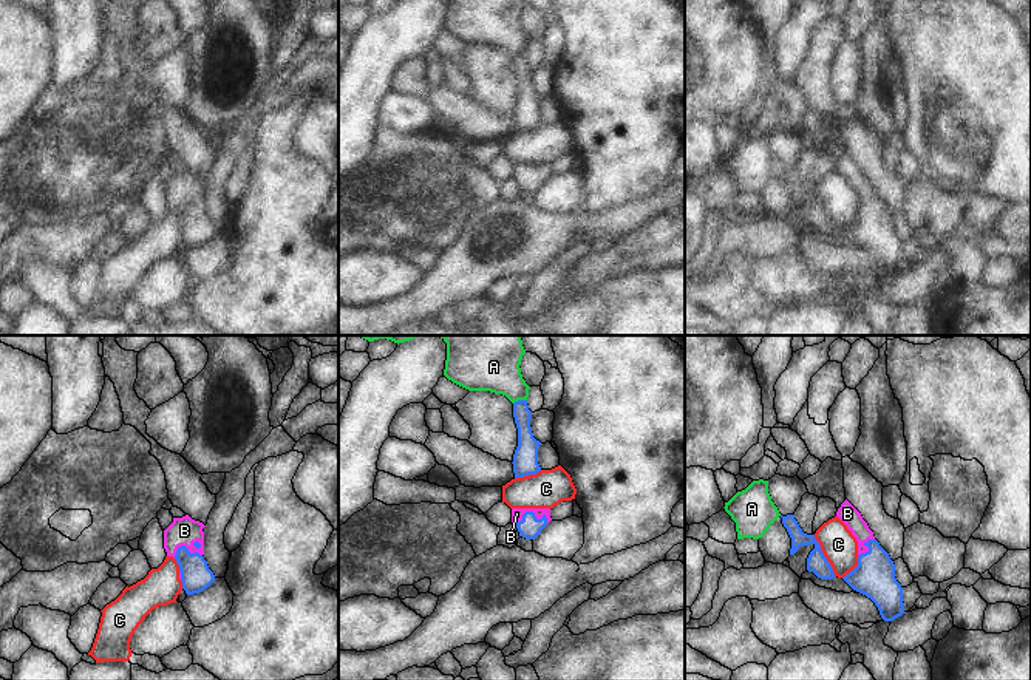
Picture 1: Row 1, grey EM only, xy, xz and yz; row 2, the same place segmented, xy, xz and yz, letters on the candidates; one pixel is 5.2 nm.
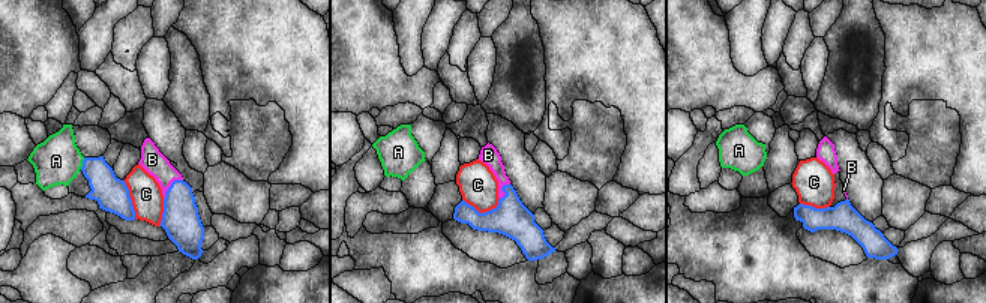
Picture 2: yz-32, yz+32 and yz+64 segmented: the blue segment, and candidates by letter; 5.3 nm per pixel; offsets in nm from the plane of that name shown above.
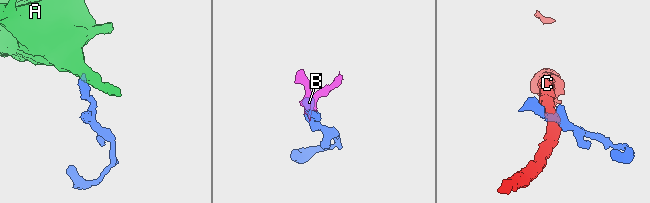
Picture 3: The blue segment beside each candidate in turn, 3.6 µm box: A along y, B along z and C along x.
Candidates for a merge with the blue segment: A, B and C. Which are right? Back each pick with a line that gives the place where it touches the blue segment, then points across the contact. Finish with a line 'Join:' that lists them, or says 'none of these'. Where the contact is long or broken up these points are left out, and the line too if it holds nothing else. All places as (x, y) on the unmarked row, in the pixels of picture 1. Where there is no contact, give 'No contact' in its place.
B: Touches blue at xy (186, 201). Path across: xy (195, 227), (186, 201), (184, 184)
Join: B.

